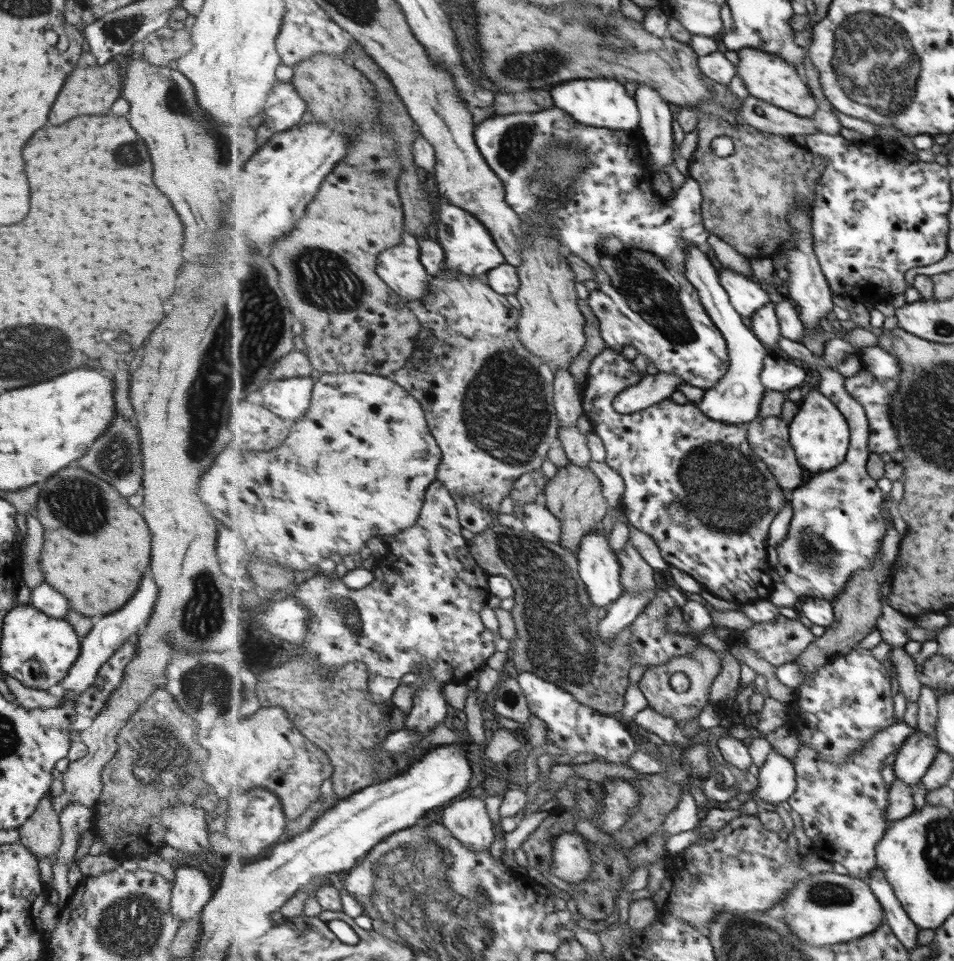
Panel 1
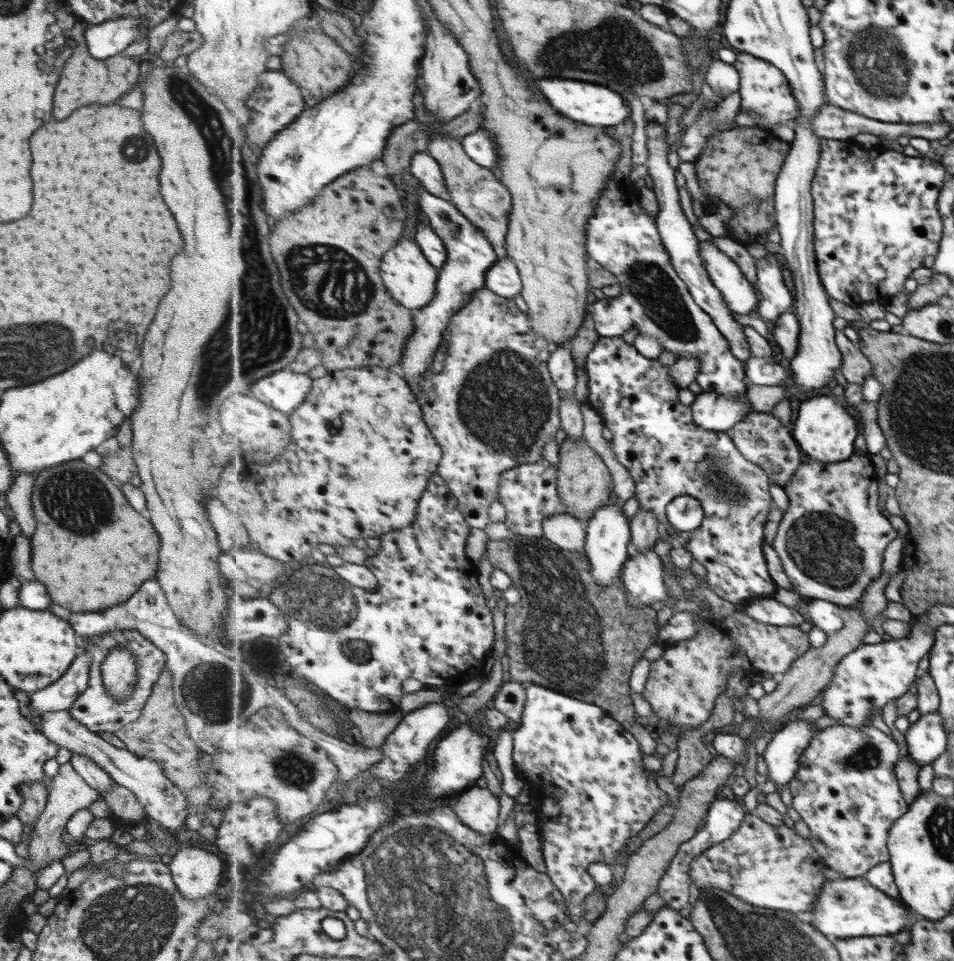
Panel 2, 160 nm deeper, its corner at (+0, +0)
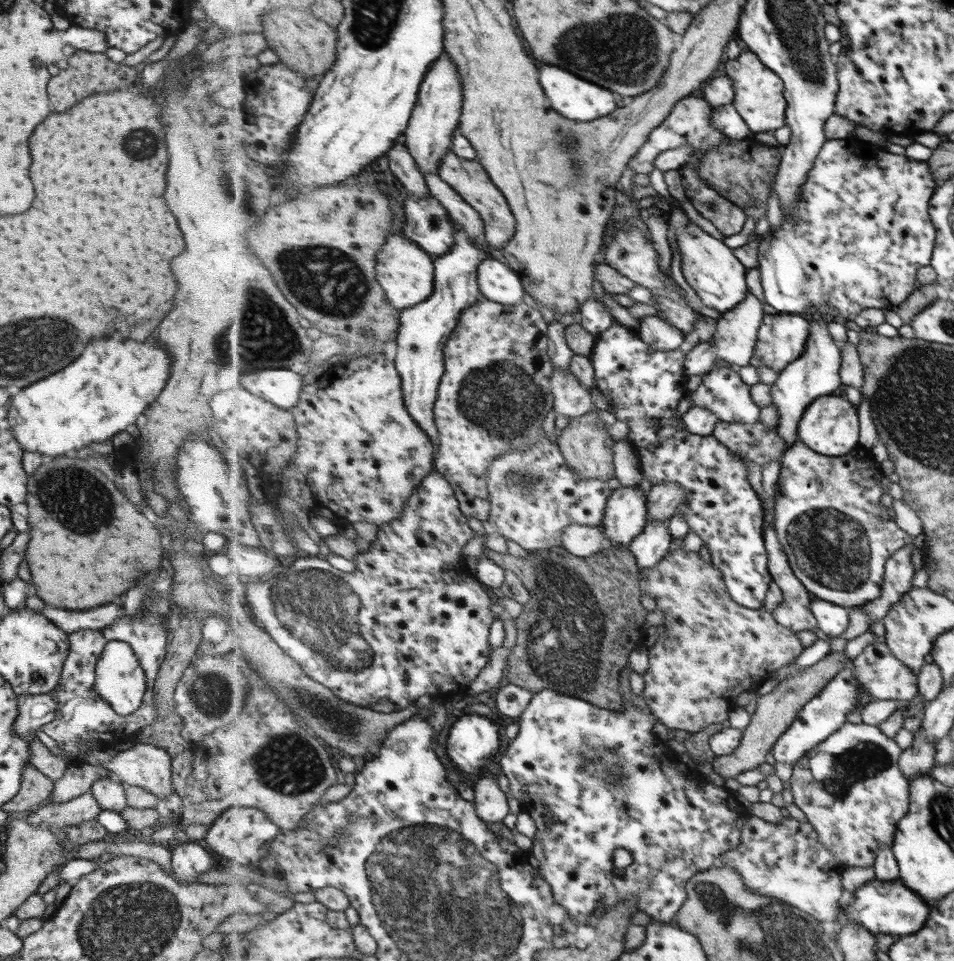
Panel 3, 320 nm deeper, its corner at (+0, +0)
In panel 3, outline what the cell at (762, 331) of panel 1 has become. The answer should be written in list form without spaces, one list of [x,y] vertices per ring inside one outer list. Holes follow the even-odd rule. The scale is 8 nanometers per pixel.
[[[854,137],[842,140],[829,140],[819,156],[816,166],[808,175],[808,184],[804,188],[804,196],[799,203],[795,204],[795,212],[784,212],[784,221],[781,229],[770,231],[764,236],[759,255],[761,260],[760,270],[763,274],[763,285],[765,286],[766,302],[769,304],[770,311],[776,313],[790,313],[793,315],[814,316],[821,312],[820,308],[827,304],[839,310],[841,316],[828,317],[833,319],[855,320],[855,318],[864,312],[867,308],[890,308],[906,302],[914,290],[916,284],[916,270],[922,270],[931,263],[931,256],[935,245],[936,229],[929,216],[929,201],[934,195],[936,188],[936,179],[932,175],[930,165],[927,161],[908,160],[906,155],[893,154],[880,146],[875,148],[872,145],[866,145],[860,139]]]

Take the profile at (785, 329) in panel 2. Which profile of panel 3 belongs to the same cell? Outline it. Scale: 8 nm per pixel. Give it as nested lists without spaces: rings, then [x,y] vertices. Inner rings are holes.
[[[770,311],[760,328],[755,354],[777,373],[804,356],[812,335],[810,316]]]

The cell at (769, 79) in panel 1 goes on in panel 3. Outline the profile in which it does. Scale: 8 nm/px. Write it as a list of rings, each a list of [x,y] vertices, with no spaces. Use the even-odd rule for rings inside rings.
[[[748,51],[738,59],[727,60],[722,71],[734,79],[737,93],[734,103],[752,131],[756,134],[762,131],[776,132],[788,125],[789,102],[785,81],[754,52]]]

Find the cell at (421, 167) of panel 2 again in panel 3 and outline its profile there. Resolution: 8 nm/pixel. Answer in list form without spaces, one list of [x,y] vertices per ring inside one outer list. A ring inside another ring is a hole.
[[[431,172],[426,176],[431,194],[444,203],[444,206],[453,216],[453,220],[457,224],[462,224],[463,228],[467,229],[470,235],[480,244],[490,246],[487,239],[487,226],[480,211],[474,208],[449,183],[446,183],[438,172]]]

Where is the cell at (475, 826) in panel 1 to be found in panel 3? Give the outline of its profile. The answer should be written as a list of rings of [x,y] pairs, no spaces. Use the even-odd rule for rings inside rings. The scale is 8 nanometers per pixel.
[[[487,773],[470,785],[475,792],[475,803],[482,820],[488,822],[503,821],[510,813],[510,793],[500,788],[500,782]]]

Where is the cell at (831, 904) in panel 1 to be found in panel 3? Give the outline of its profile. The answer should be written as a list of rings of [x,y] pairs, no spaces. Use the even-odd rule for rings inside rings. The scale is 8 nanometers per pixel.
[[[878,878],[860,887],[854,901],[850,906],[843,908],[840,921],[843,925],[847,920],[863,924],[874,934],[890,934],[902,936],[902,934],[914,934],[918,932],[924,923],[928,922],[934,905],[928,904],[915,890],[908,888],[900,878],[890,881],[883,881]]]

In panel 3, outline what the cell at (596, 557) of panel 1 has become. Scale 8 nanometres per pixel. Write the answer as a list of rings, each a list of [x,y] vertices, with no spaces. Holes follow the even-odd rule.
[[[622,487],[613,491],[608,503],[604,536],[608,546],[631,547],[649,524],[649,494],[641,487]]]

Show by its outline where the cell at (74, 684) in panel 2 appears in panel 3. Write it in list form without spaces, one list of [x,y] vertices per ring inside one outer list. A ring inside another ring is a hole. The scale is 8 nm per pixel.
[[[55,694],[19,695],[17,709],[13,731],[20,738],[32,742],[32,732],[54,720],[57,709]]]

